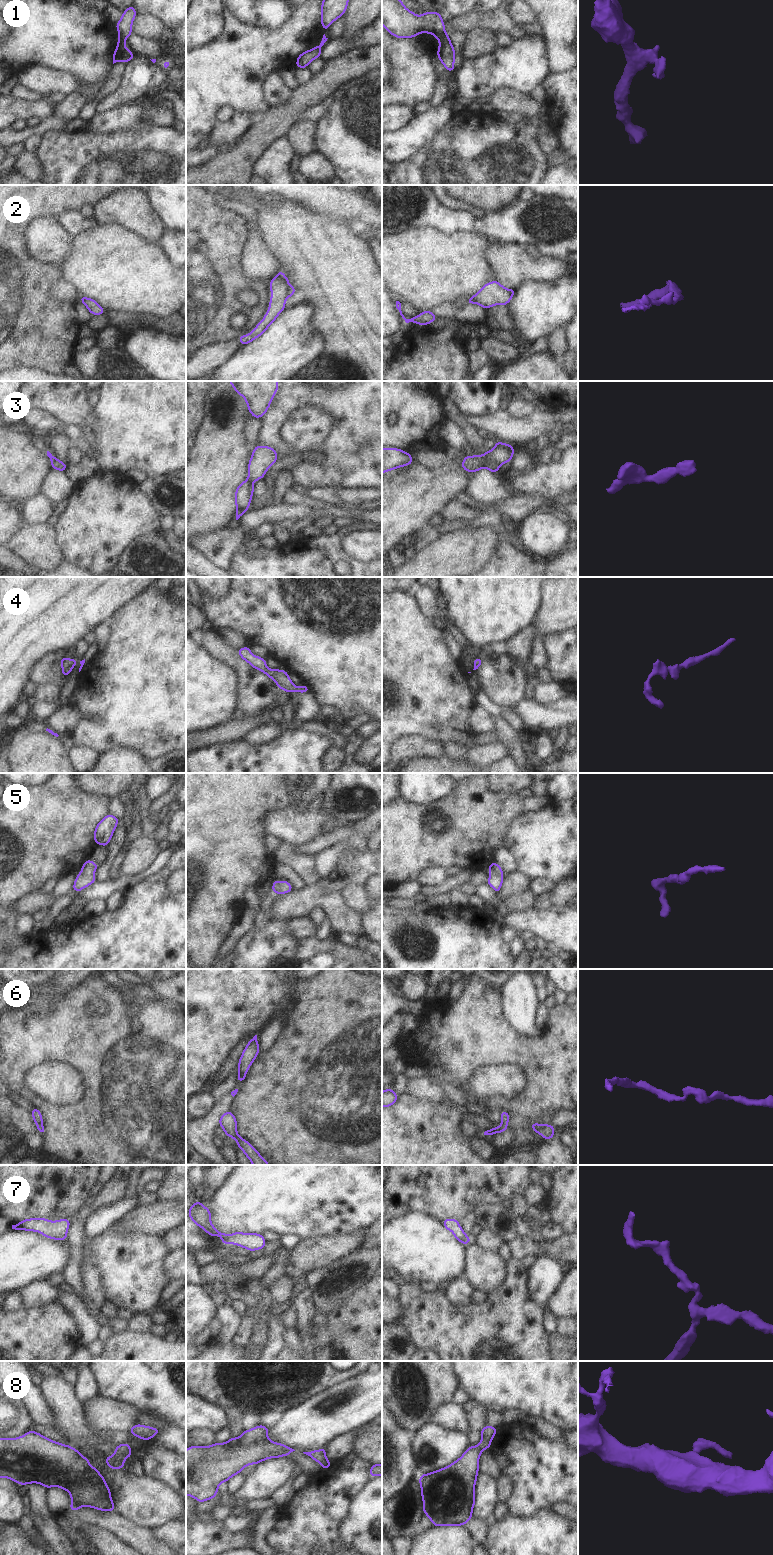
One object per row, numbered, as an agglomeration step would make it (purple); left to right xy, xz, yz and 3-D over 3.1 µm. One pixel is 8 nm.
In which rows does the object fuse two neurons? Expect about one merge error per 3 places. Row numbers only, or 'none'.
1, 2

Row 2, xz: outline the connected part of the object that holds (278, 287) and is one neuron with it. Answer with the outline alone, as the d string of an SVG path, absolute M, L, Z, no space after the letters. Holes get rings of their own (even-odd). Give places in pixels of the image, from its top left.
M278 276L274 277L269 282L271 290L269 309L265 313L264 318L257 324L251 333L238 338L242 345L249 344L254 339L264 334L267 328L276 320L277 316L285 310L285 302L288 298L288 284Z

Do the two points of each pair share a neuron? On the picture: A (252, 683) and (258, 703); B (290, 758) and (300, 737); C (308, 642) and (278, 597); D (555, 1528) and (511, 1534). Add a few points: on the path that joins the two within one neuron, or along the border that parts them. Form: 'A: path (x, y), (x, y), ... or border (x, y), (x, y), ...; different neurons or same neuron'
A: path (255, 688), (258, 698); same neuron
B: path (295, 753), (297, 742); same neuron
C: path (306, 631), (287, 608); same neuron
D: path (544, 1534), (522, 1534); same neuron

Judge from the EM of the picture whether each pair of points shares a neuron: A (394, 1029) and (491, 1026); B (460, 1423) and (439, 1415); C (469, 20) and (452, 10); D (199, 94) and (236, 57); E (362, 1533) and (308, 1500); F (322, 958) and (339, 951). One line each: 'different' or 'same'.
A: different
B: same
C: different
D: same
E: different
F: different

